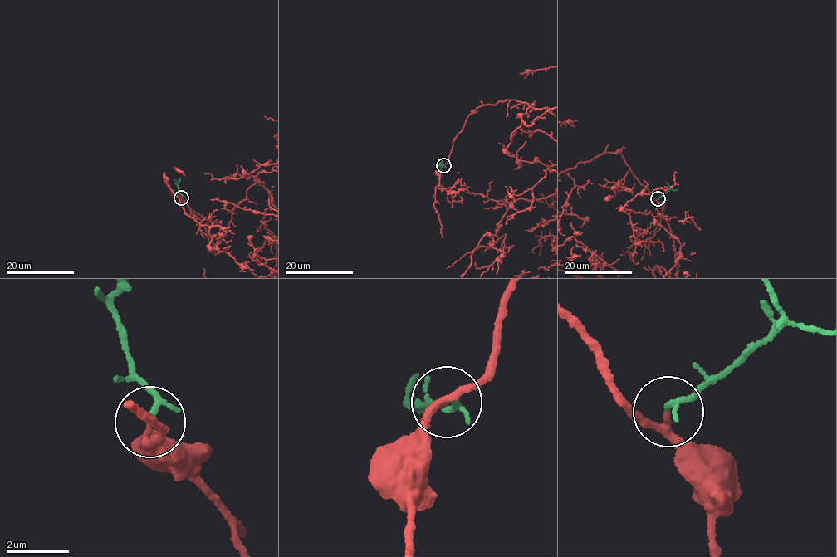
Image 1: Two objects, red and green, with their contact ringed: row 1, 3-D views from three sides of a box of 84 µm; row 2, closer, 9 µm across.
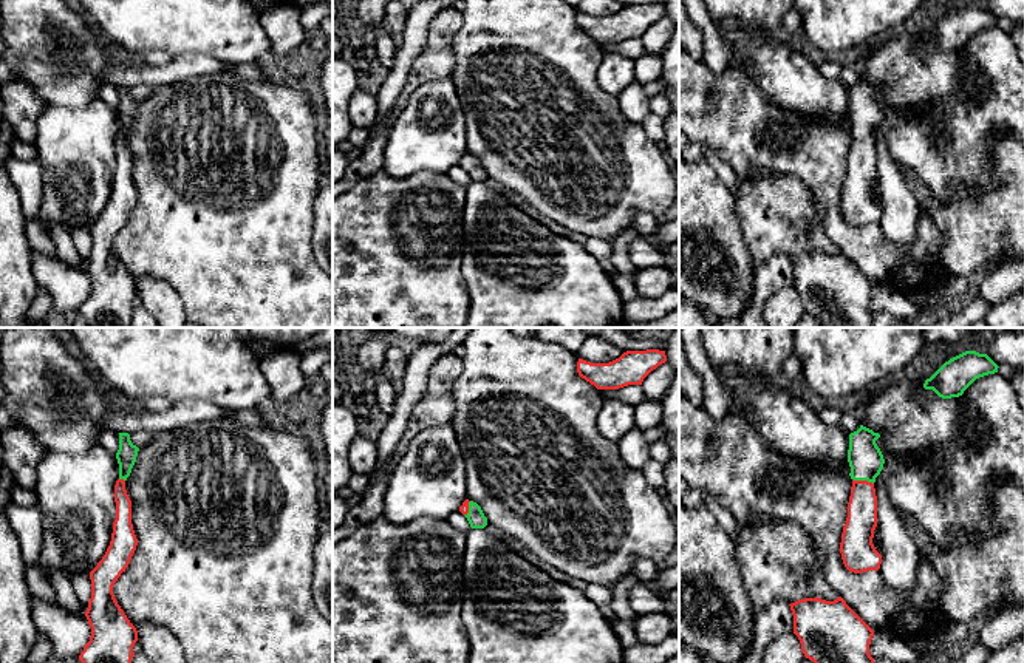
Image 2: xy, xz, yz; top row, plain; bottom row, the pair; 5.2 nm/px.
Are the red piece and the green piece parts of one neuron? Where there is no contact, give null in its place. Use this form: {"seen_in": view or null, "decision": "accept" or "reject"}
{"seen_in": "yz", "decision": "accept"}

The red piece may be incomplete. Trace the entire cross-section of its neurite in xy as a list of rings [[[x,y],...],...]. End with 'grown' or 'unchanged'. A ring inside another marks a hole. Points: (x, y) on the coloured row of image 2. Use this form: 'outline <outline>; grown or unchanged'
outline [[[119,433],[119,479],[114,485],[116,519],[110,546],[90,572],[91,598],[85,617],[91,627],[90,641],[79,655],[82,663],[131,663],[138,631],[118,604],[113,586],[130,564],[138,539],[131,524],[131,501],[125,481],[136,462],[139,448],[128,433]]]; grown

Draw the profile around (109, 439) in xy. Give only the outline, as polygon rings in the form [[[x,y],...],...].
[[[107,428],[101,437],[99,437],[101,445],[113,456],[116,456],[119,450],[119,433],[114,430]]]

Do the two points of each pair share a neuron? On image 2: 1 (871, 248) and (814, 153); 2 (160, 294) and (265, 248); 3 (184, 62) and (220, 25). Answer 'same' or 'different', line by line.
1: same
2: different
3: different

